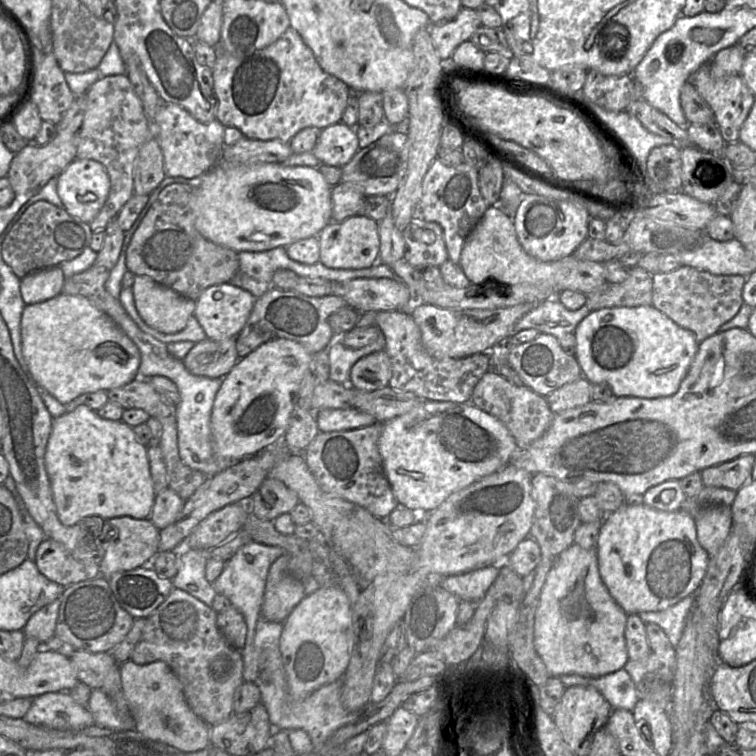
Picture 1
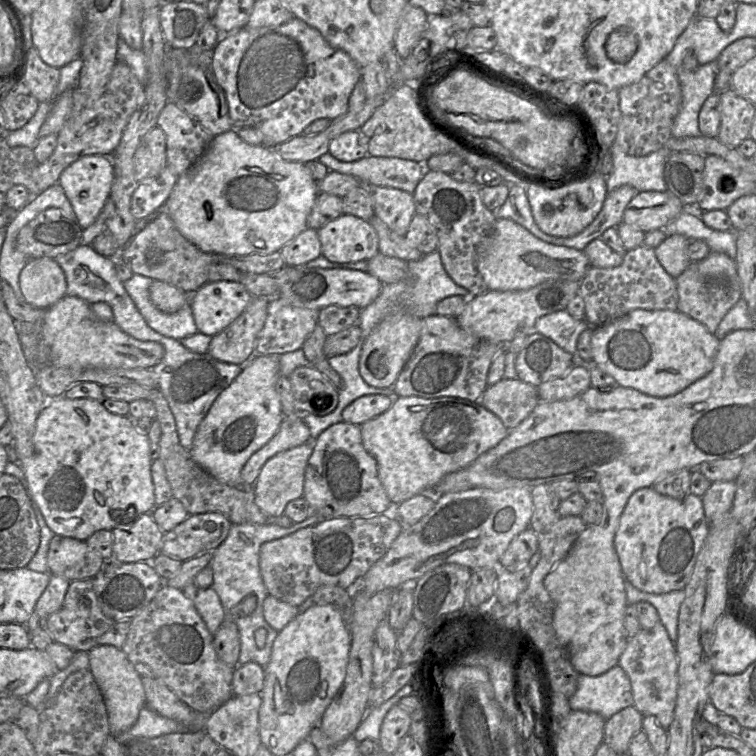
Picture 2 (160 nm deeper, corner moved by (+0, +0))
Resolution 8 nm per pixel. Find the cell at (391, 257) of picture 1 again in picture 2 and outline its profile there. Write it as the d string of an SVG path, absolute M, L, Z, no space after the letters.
M366 186L374 202L375 216L398 235L405 236L416 214L413 195L395 188Z

